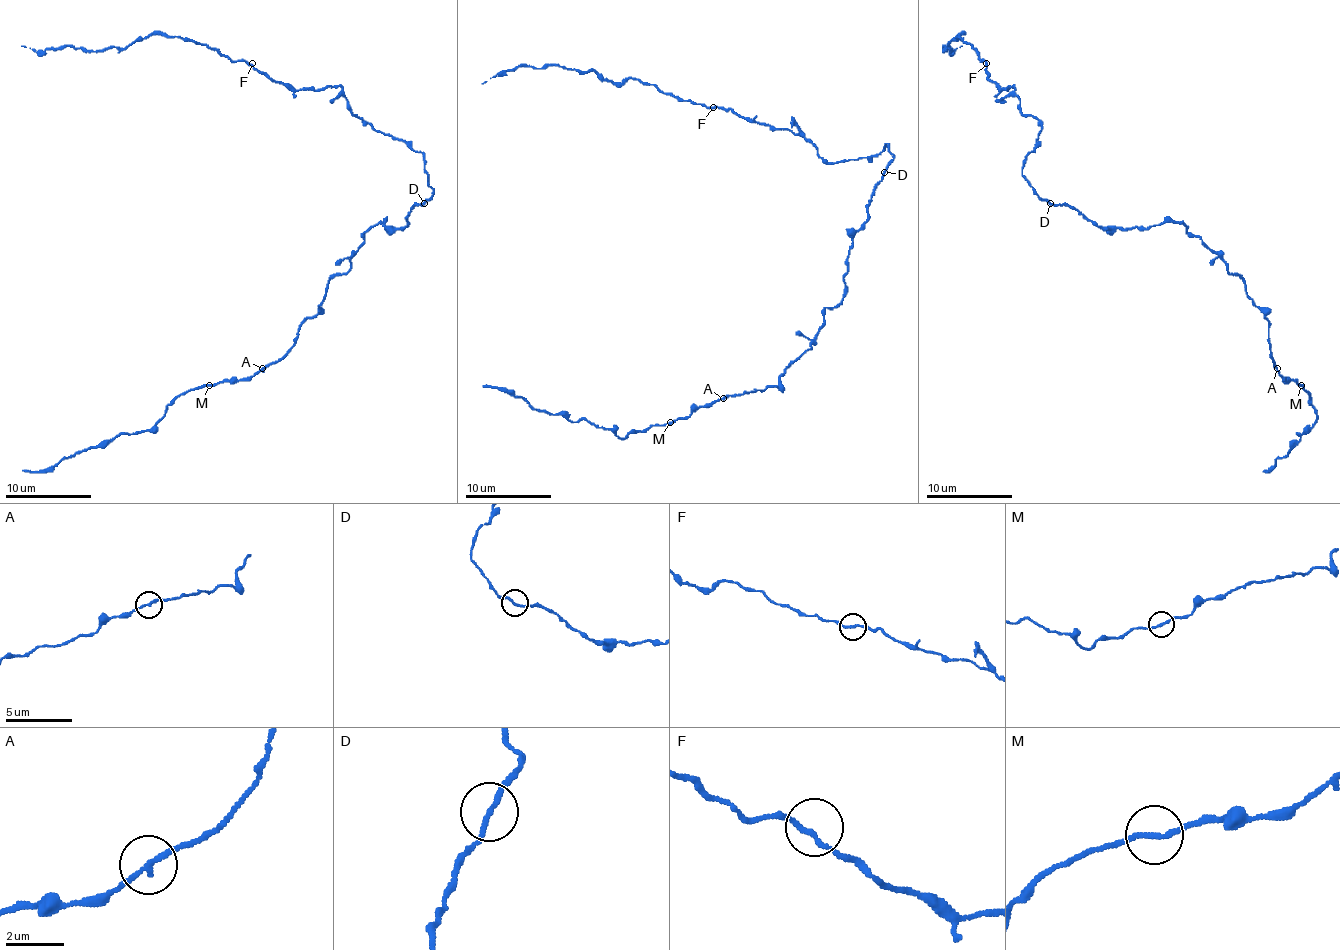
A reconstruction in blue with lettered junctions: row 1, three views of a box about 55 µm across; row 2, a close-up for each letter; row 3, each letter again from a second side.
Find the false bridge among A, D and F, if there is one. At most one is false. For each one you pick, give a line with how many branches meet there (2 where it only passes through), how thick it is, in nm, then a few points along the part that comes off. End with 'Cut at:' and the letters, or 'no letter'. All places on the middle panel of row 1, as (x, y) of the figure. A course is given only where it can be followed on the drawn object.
Cut at: no letter

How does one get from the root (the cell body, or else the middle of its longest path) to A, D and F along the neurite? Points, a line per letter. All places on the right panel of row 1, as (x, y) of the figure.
A: (1099, 226), (1149, 228), (1181, 222), (1243, 280), (1247, 297), (1269, 323), (1269, 348), (1277, 368)
D: (1099, 226), (1067, 205), (1050, 203)
F: (1099, 226), (1024, 177), (1042, 123), (986, 63)

